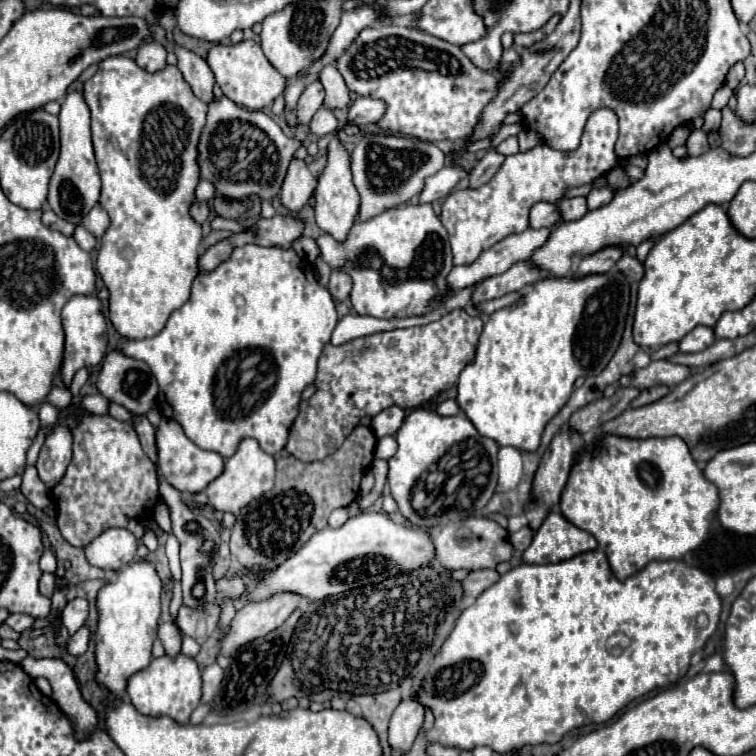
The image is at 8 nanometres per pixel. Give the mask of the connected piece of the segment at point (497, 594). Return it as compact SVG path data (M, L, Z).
M599 549L575 555L567 561L559 561L559 563L547 563L547 565L523 563L519 567L513 567L509 573L505 573L501 577L501 581L497 581L495 585L485 589L477 597L477 601L461 613L451 635L447 637L447 641L443 643L439 653L433 657L433 661L425 669L423 677L421 677L419 691L417 691L417 701L423 707L433 711L435 731L437 731L439 743L445 747L455 747L459 751L471 751L479 745L487 745L495 753L505 755L505 753L521 749L525 745L541 745L541 743L555 745L563 739L563 735L567 731L583 727L583 725L591 725L591 723L605 723L615 713L625 709L633 699L643 697L659 687L667 687L667 685L679 681L687 673L693 653L703 649L707 639L717 629L719 615L721 615L721 599L715 593L715 579L697 567L689 567L683 561L653 561L643 571L629 577L627 581L615 579L615 575L611 573L607 555Z

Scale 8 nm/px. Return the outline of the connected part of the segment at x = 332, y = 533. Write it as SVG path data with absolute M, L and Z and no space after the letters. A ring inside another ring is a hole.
M363 511L357 517L349 517L345 525L337 529L319 529L295 555L291 555L279 567L265 571L263 579L249 587L247 599L265 601L277 593L297 593L309 601L325 599L355 587L381 583L397 573L425 567L433 559L433 543L429 541L429 533L399 525L387 515Z

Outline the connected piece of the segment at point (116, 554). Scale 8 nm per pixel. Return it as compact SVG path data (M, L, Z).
M105 529L89 545L85 545L85 557L91 565L101 569L121 569L133 561L137 551L137 539L127 529Z

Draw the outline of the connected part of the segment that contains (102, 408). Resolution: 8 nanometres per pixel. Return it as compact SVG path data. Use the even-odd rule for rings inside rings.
M87 395L81 399L81 403L93 415L107 415L109 411L109 401L103 395Z

